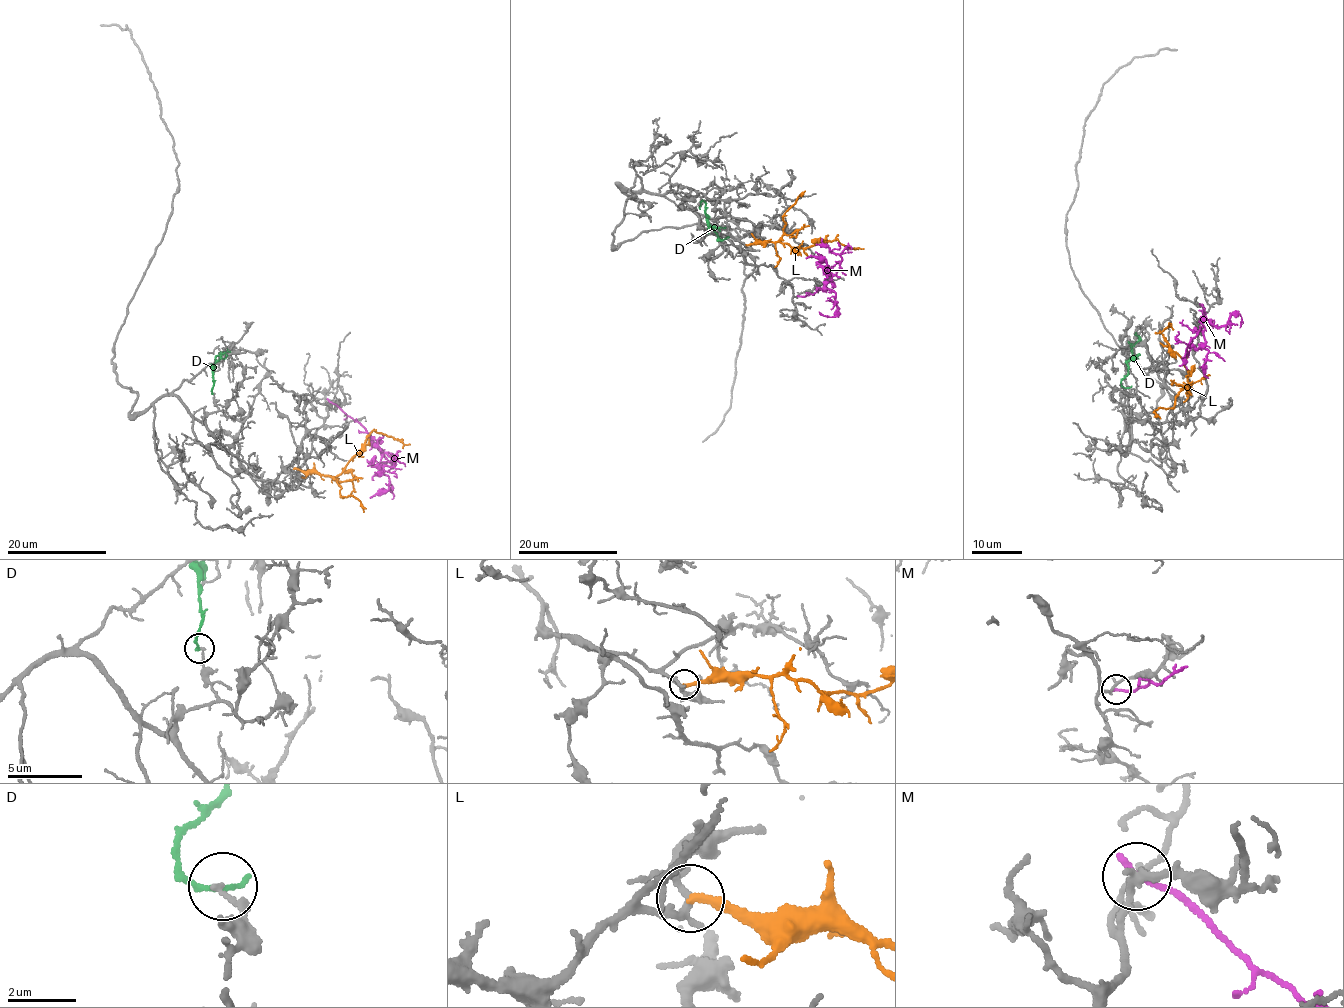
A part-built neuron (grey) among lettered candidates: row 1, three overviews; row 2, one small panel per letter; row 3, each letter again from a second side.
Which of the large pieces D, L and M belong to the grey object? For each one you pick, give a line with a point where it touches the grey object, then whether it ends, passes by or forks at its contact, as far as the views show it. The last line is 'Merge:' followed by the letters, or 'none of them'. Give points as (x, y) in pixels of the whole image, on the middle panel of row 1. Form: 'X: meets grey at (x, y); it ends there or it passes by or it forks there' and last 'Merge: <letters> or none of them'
Merge: none of them

